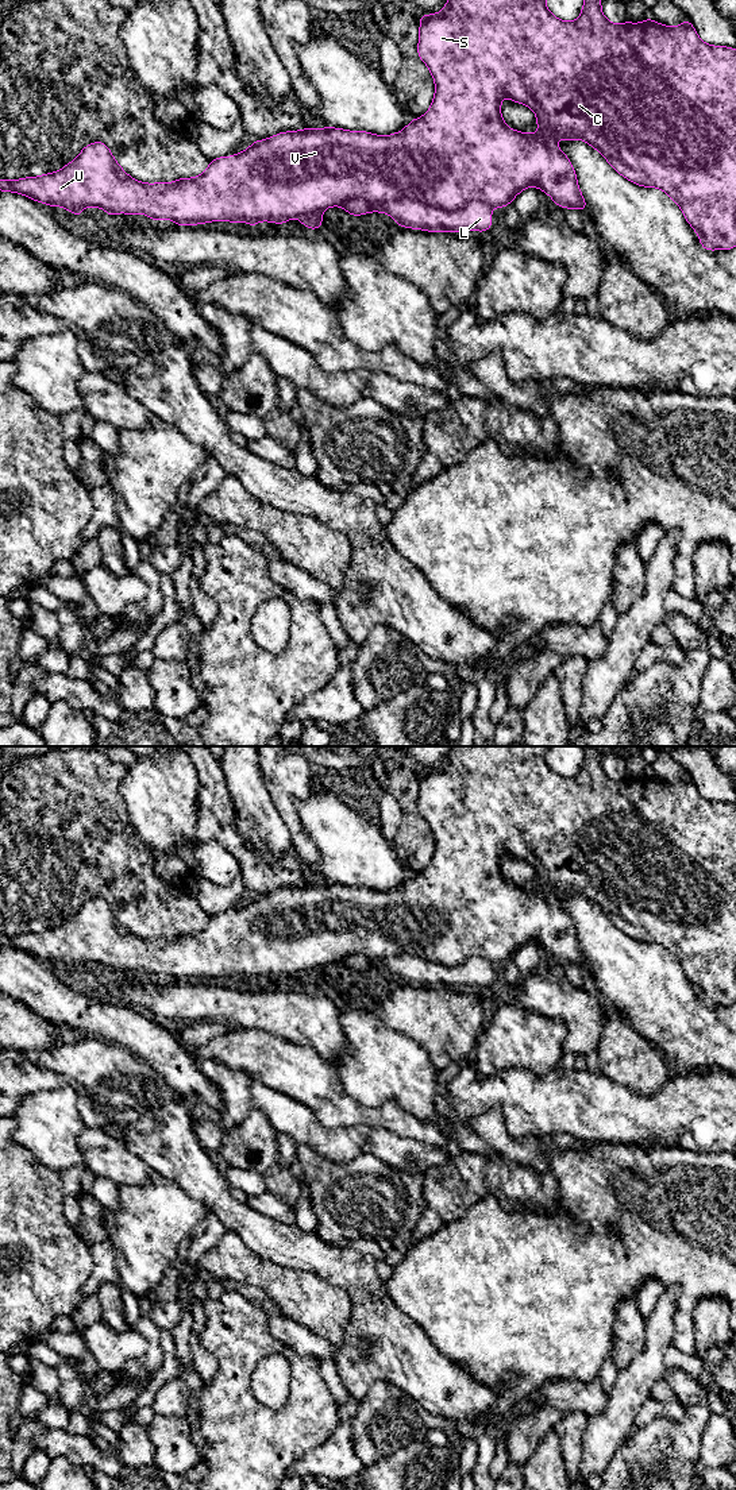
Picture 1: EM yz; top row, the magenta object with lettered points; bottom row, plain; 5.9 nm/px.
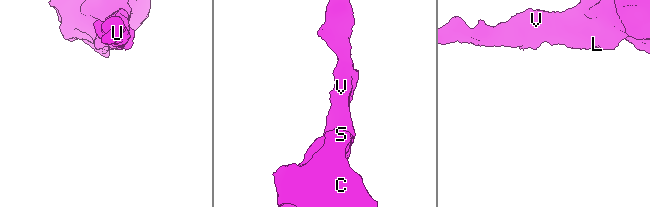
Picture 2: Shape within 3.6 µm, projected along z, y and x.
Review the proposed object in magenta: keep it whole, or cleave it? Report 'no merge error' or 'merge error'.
merge error

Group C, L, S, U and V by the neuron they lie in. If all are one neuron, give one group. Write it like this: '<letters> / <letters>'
C S U V / L

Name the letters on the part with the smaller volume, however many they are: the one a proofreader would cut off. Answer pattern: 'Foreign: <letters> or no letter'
Foreign: L

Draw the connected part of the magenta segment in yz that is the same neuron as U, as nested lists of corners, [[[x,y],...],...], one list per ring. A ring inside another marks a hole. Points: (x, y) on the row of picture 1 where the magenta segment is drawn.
[[[447,0],[444,8],[439,13],[423,15],[419,18],[417,53],[435,80],[435,97],[431,103],[431,108],[420,119],[412,119],[411,123],[397,134],[382,136],[366,131],[347,131],[334,127],[280,132],[269,139],[251,143],[247,150],[236,153],[234,157],[220,157],[209,161],[208,169],[201,175],[194,178],[180,178],[170,184],[144,184],[131,178],[116,162],[107,144],[104,142],[95,142],[85,146],[74,161],[55,173],[19,178],[15,181],[0,178],[0,190],[19,193],[50,206],[66,208],[78,217],[84,208],[95,206],[103,208],[109,217],[116,213],[128,213],[131,216],[143,213],[151,220],[173,220],[177,225],[196,225],[209,221],[243,221],[253,228],[259,221],[271,221],[282,225],[285,221],[294,217],[323,212],[330,206],[339,206],[346,201],[358,198],[374,202],[413,198],[447,212],[456,211],[471,200],[479,200],[490,206],[501,209],[510,204],[521,190],[529,186],[542,189],[556,205],[564,209],[575,208],[585,212],[586,201],[578,186],[575,170],[569,157],[555,144],[556,139],[582,139],[594,147],[609,165],[628,181],[644,188],[659,188],[667,193],[682,209],[685,219],[698,233],[700,243],[705,250],[732,250],[736,247],[736,49],[706,45],[700,39],[690,20],[685,20],[681,26],[675,27],[656,23],[651,18],[641,23],[610,23],[602,13],[601,0],[585,0],[581,15],[575,22],[564,22],[555,18],[548,11],[546,0]],[[502,97],[529,107],[536,113],[539,132],[527,134],[509,128],[501,117]]]

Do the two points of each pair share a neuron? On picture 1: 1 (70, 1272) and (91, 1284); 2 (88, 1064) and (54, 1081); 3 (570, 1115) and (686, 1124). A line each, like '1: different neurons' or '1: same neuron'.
1: different neurons
2: different neurons
3: same neuron

